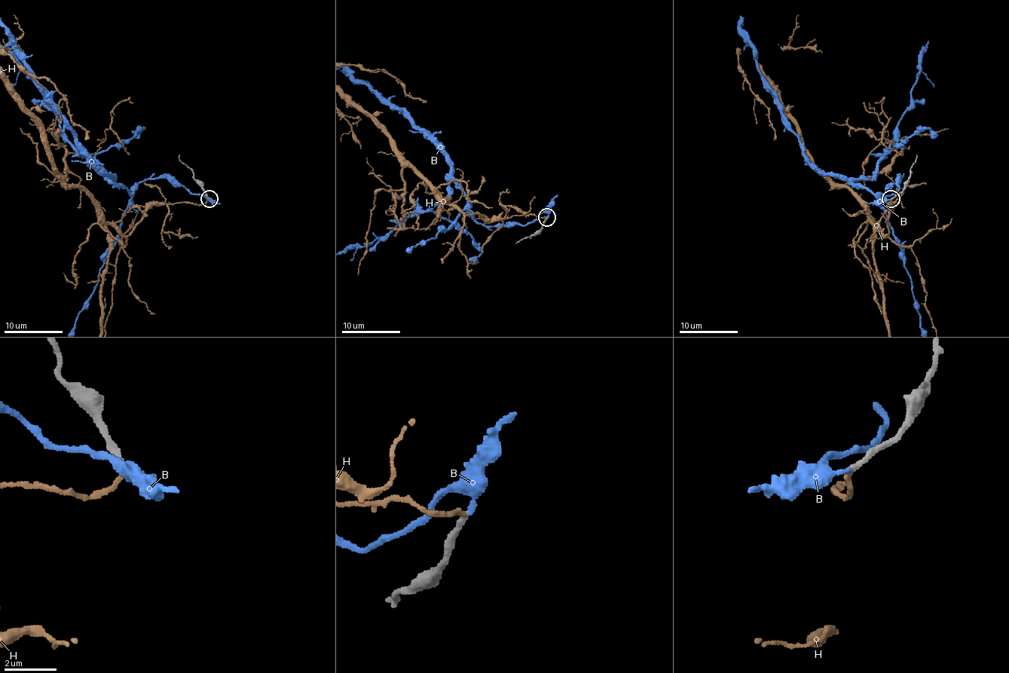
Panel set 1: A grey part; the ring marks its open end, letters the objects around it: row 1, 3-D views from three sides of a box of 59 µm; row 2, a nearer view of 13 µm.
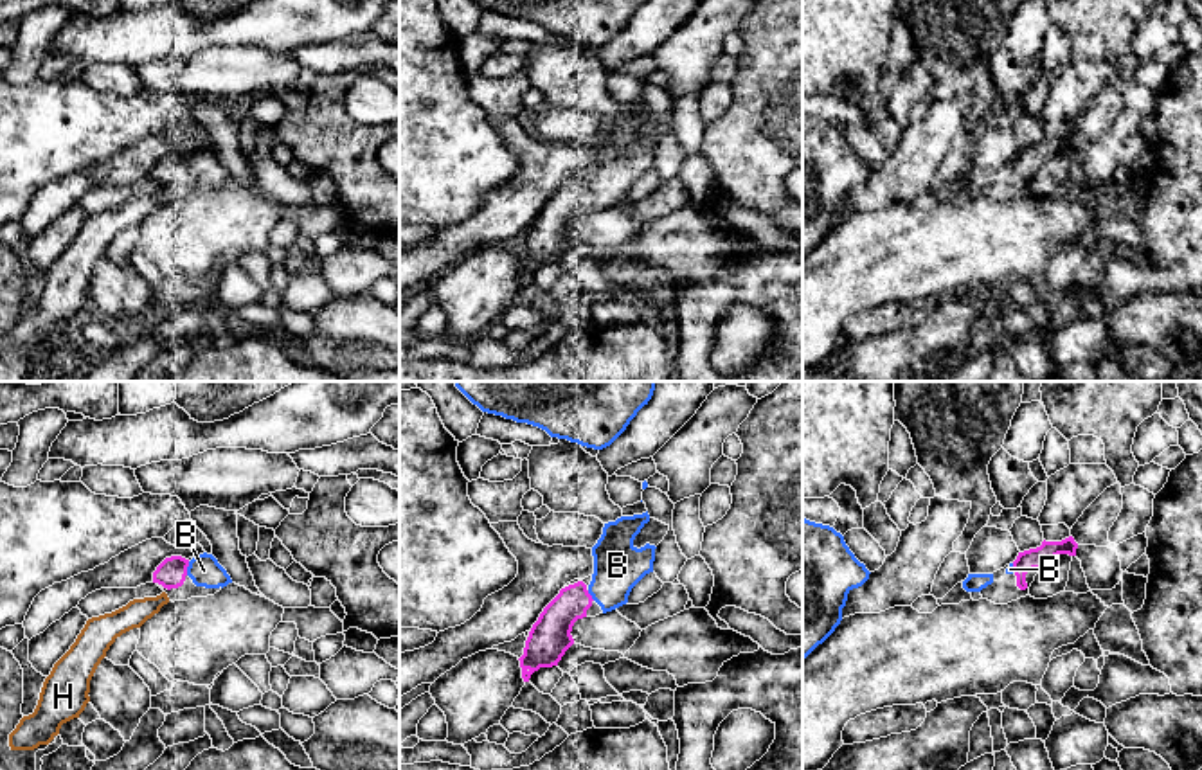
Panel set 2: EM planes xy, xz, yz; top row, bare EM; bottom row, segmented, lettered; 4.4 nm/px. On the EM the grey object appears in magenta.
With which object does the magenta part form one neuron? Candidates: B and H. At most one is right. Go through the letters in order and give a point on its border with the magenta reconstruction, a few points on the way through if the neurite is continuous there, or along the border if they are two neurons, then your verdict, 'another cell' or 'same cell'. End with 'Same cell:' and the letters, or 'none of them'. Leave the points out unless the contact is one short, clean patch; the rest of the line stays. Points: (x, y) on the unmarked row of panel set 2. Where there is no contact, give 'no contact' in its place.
B: meets magenta in xy at (186, 166); same cell
H: no contact; another cell
Same cell: B

